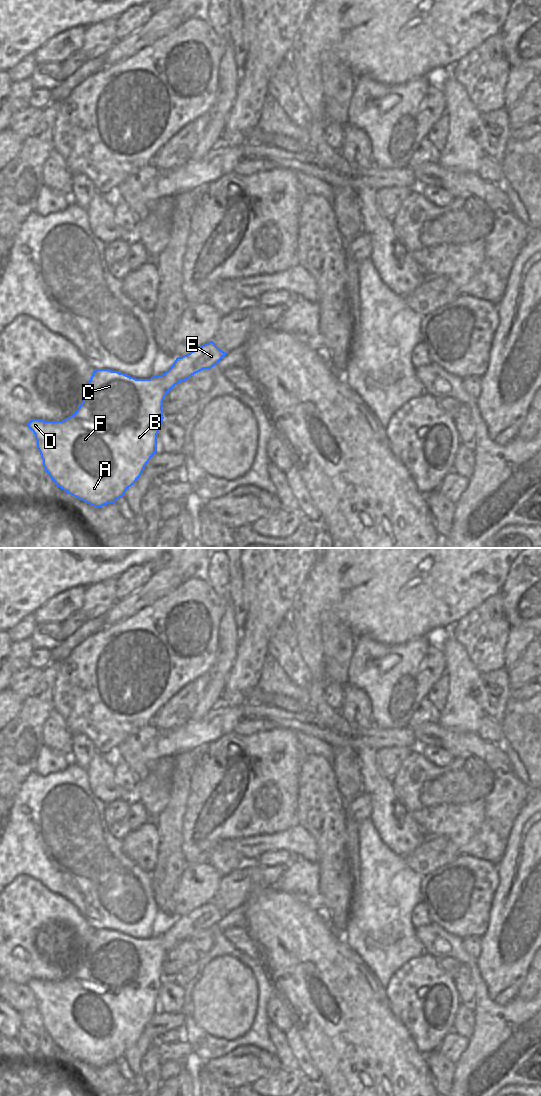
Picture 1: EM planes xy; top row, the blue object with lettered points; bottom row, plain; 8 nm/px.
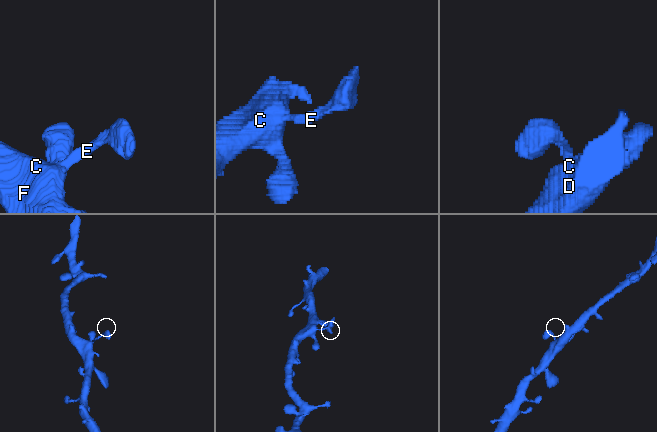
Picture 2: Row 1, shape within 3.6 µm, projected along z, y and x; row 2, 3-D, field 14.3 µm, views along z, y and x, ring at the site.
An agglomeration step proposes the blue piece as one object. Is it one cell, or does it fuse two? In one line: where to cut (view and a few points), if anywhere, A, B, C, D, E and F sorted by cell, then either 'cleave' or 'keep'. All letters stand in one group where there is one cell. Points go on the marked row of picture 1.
no cut; A B C D E F; keep

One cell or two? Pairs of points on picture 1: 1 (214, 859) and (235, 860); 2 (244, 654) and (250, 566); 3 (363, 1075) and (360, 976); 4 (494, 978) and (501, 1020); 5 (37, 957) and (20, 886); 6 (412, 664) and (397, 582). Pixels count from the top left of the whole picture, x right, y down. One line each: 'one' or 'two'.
1: one
2: one
3: one
4: two
5: one
6: two

